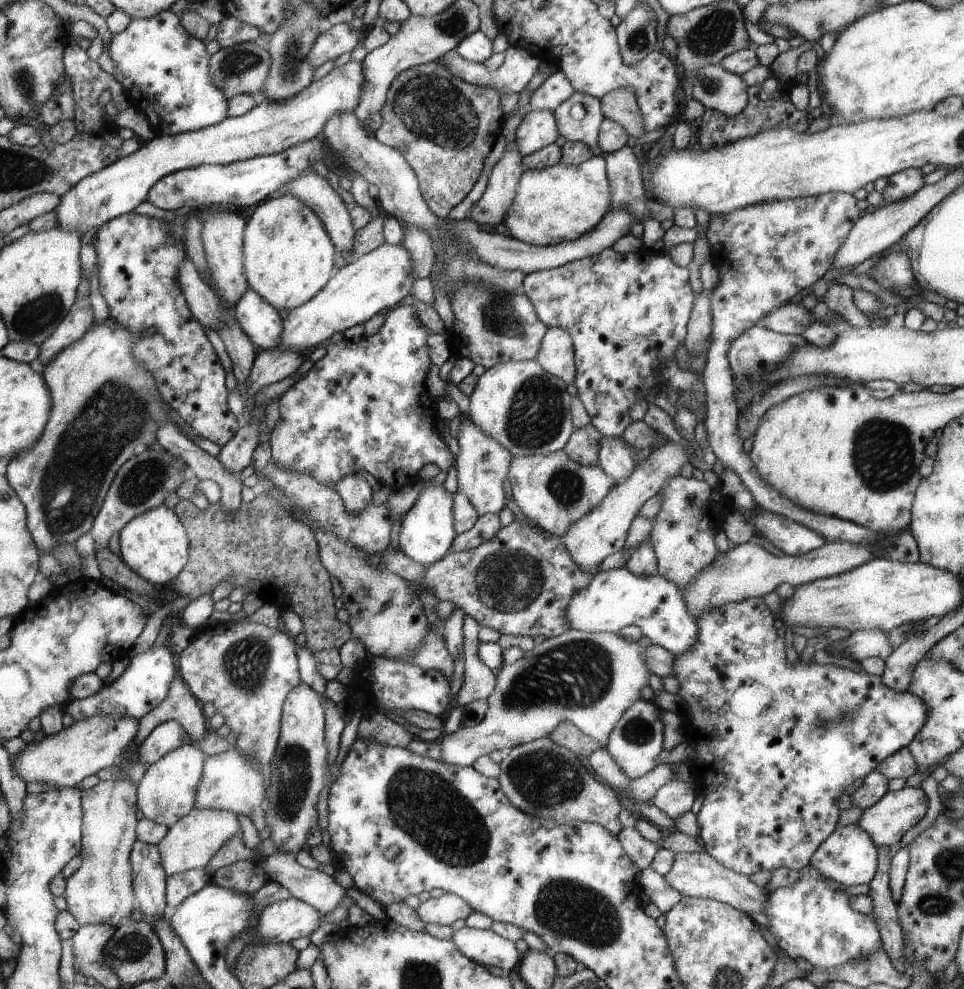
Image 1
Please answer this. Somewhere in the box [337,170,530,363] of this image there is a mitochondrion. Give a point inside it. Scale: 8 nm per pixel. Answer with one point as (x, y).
(498, 316)

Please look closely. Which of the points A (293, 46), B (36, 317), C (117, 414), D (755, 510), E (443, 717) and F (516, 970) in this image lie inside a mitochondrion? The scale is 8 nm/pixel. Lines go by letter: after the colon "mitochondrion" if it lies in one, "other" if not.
A: mitochondrion
B: mitochondrion
C: mitochondrion
D: other
E: other
F: other

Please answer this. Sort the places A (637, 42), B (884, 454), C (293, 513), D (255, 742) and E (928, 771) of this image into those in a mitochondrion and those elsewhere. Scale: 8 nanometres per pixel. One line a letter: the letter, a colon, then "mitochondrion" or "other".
A: mitochondrion
B: mitochondrion
C: other
D: mitochondrion
E: other

